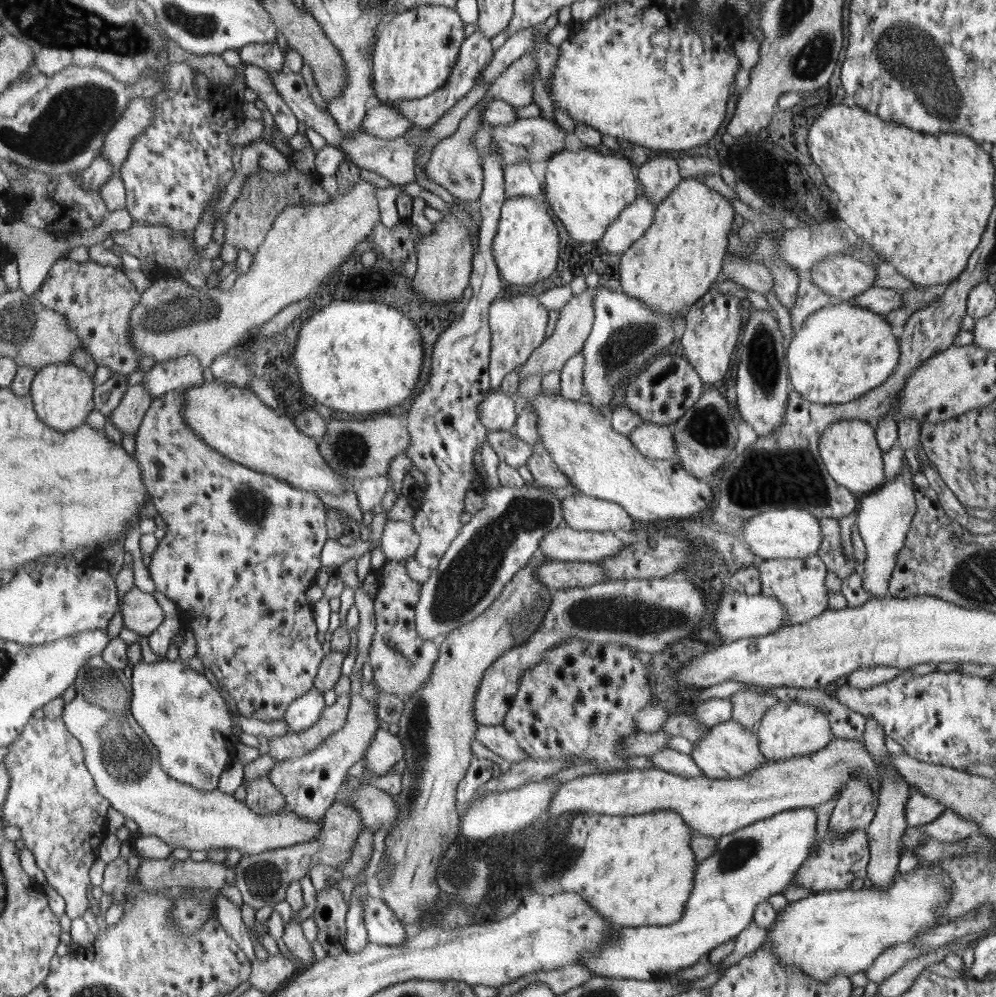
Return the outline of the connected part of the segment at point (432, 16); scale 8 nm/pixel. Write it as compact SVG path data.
M442 5L415 6L389 17L379 28L372 46L372 72L378 100L414 100L432 94L445 86L450 70L457 64L460 44L464 40L464 21L453 8Z

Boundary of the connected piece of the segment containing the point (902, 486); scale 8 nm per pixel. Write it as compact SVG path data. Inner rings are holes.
M904 457L898 476L885 482L878 491L866 494L860 502L860 508L857 508L858 518L854 524L858 527L866 549L862 588L872 598L882 599L888 596L889 580L892 578L898 553L904 546L912 519L916 514L915 489L913 474Z

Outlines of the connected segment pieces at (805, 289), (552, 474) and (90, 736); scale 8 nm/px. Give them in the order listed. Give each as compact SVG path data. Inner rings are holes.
M809 274L800 275L798 291L796 292L796 303L790 310L791 328L796 331L802 323L814 314L820 307L826 306L834 299L822 292L818 286L811 281Z
M540 440L533 445L532 456L528 459L527 467L535 478L535 486L544 489L564 488L568 484L567 476L558 468L544 443Z
M100 655L88 660L74 682L76 698L64 706L62 719L67 729L82 743L86 751L87 769L95 775L100 794L125 818L134 820L142 834L156 835L173 848L188 848L191 852L210 848L236 848L241 852L241 856L247 856L308 842L320 832L323 818L316 822L305 820L294 814L286 805L283 810L271 814L256 814L246 802L241 803L234 795L226 794L218 787L211 792L204 792L168 776L163 770L159 751L151 742L150 735L135 714L132 714L132 675L132 670L112 667L104 662Z

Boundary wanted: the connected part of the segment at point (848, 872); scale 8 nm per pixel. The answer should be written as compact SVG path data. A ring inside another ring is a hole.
M857 828L848 834L833 834L829 830L828 835L820 842L820 847L813 844L809 857L797 870L791 884L810 888L815 892L848 889L856 879L864 879L867 876L869 858L869 840L865 829Z

